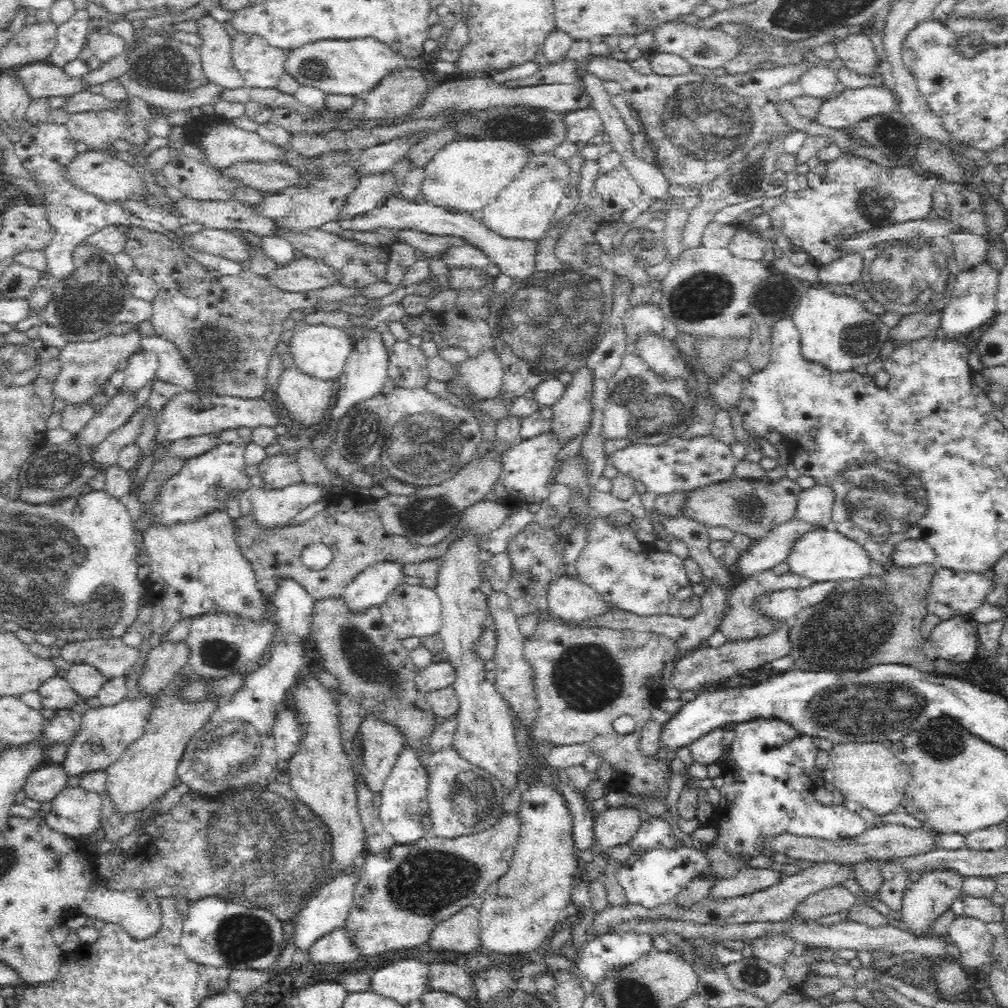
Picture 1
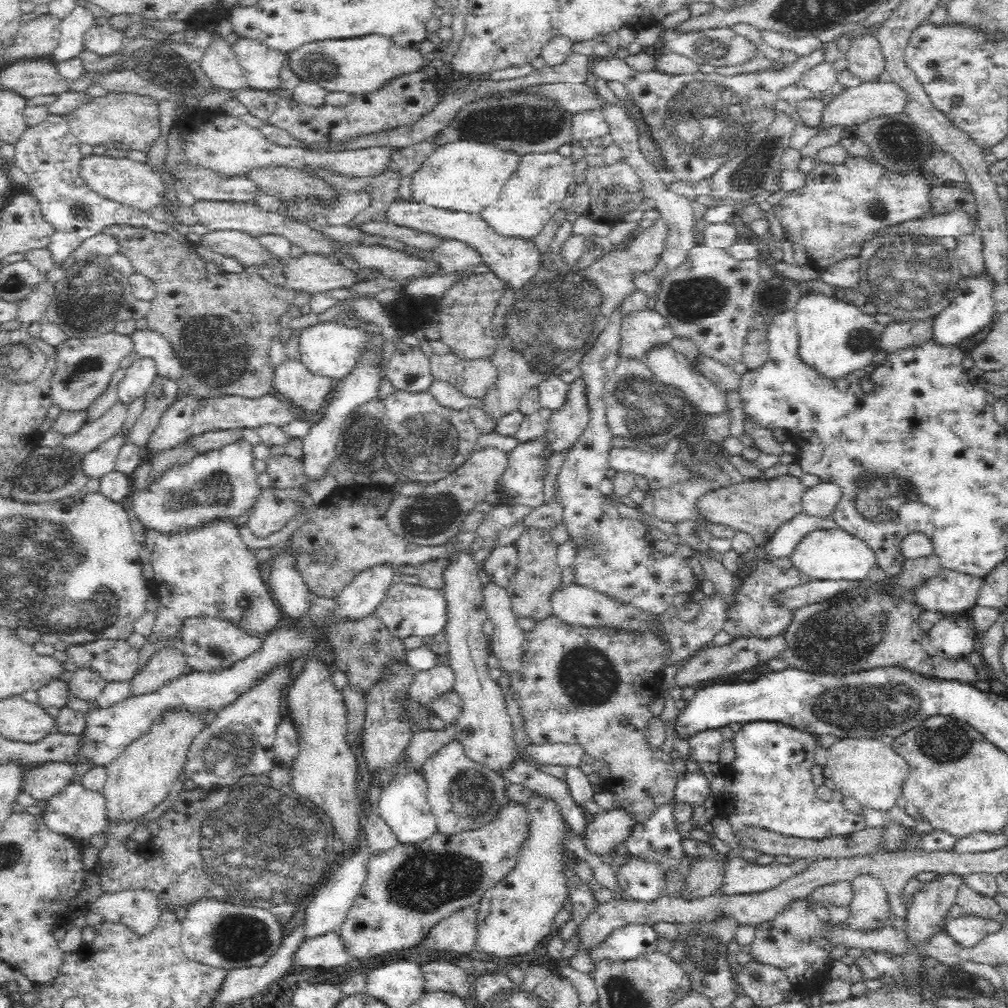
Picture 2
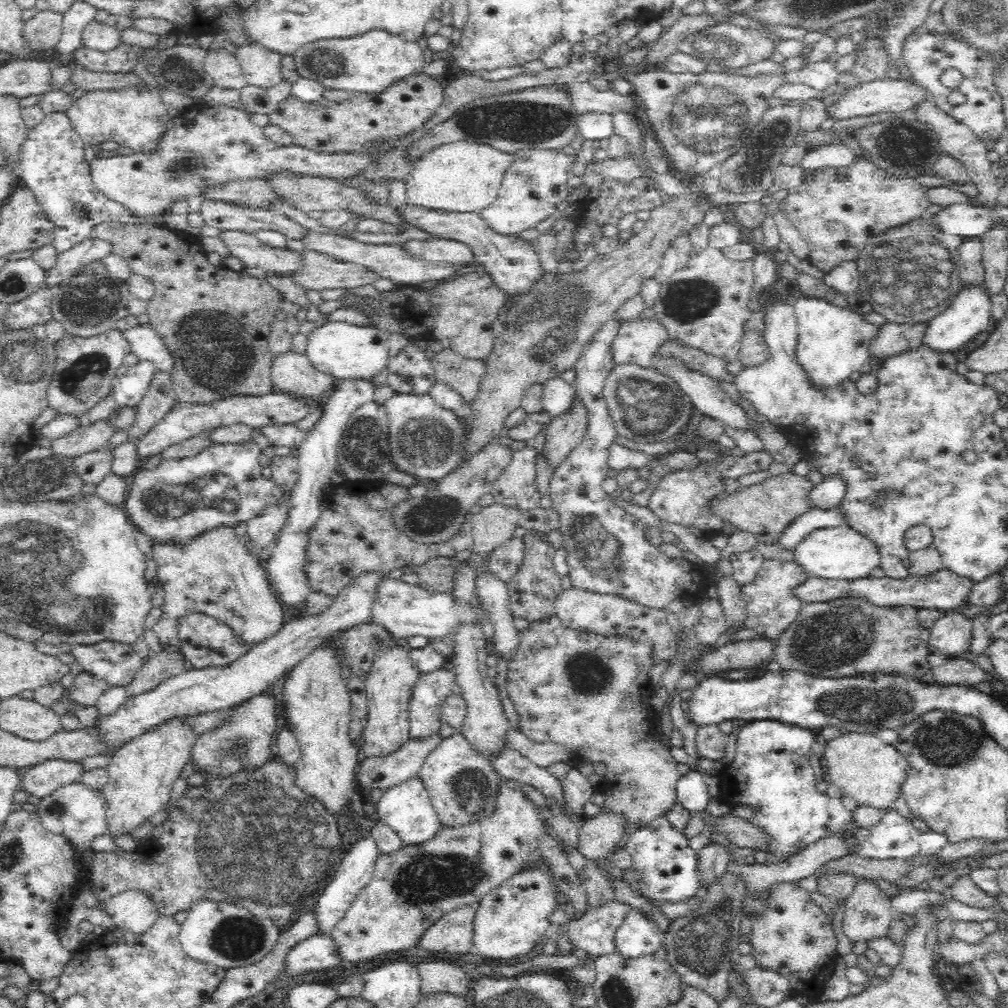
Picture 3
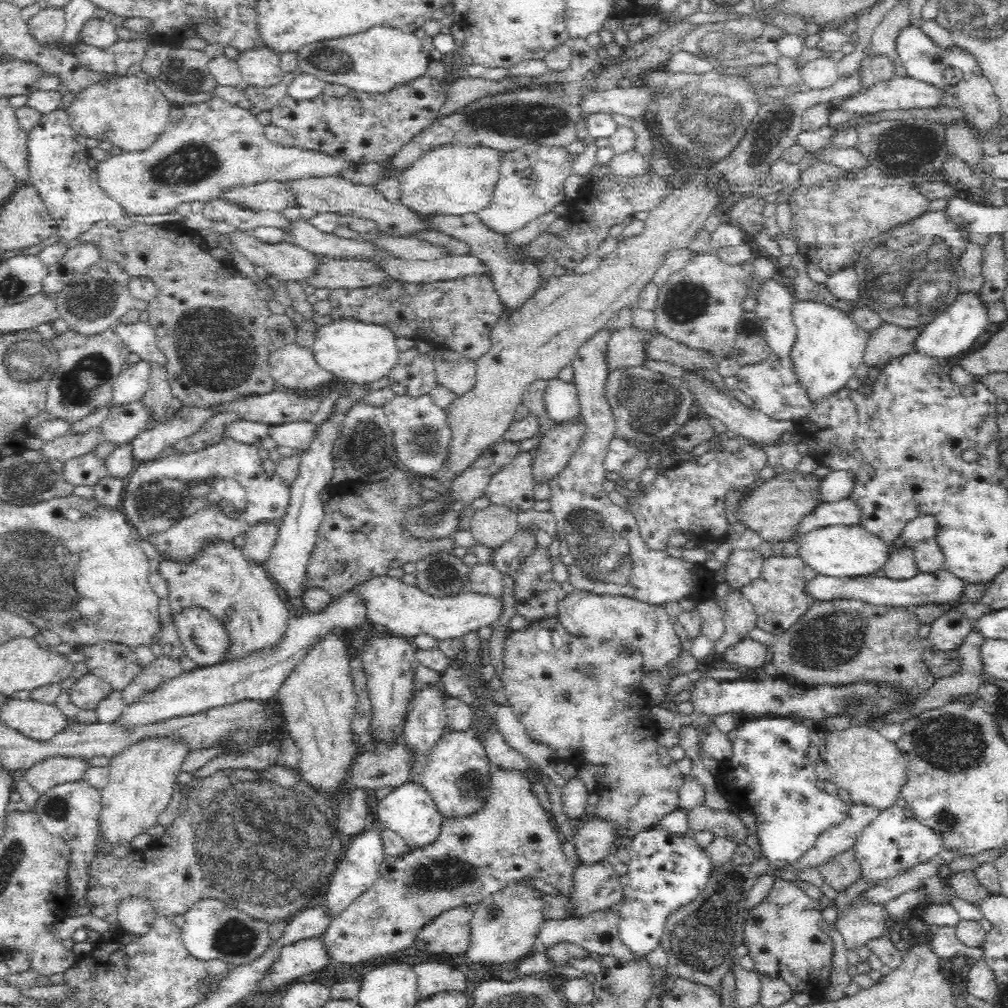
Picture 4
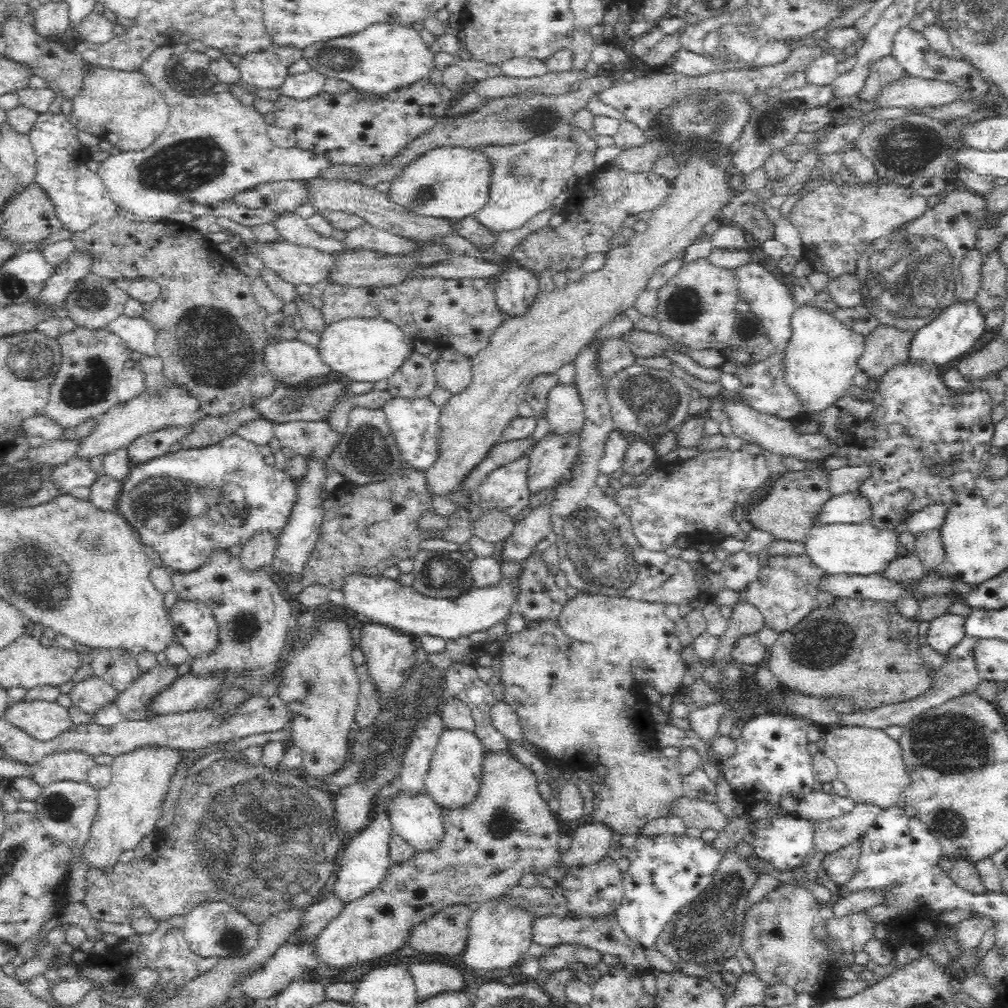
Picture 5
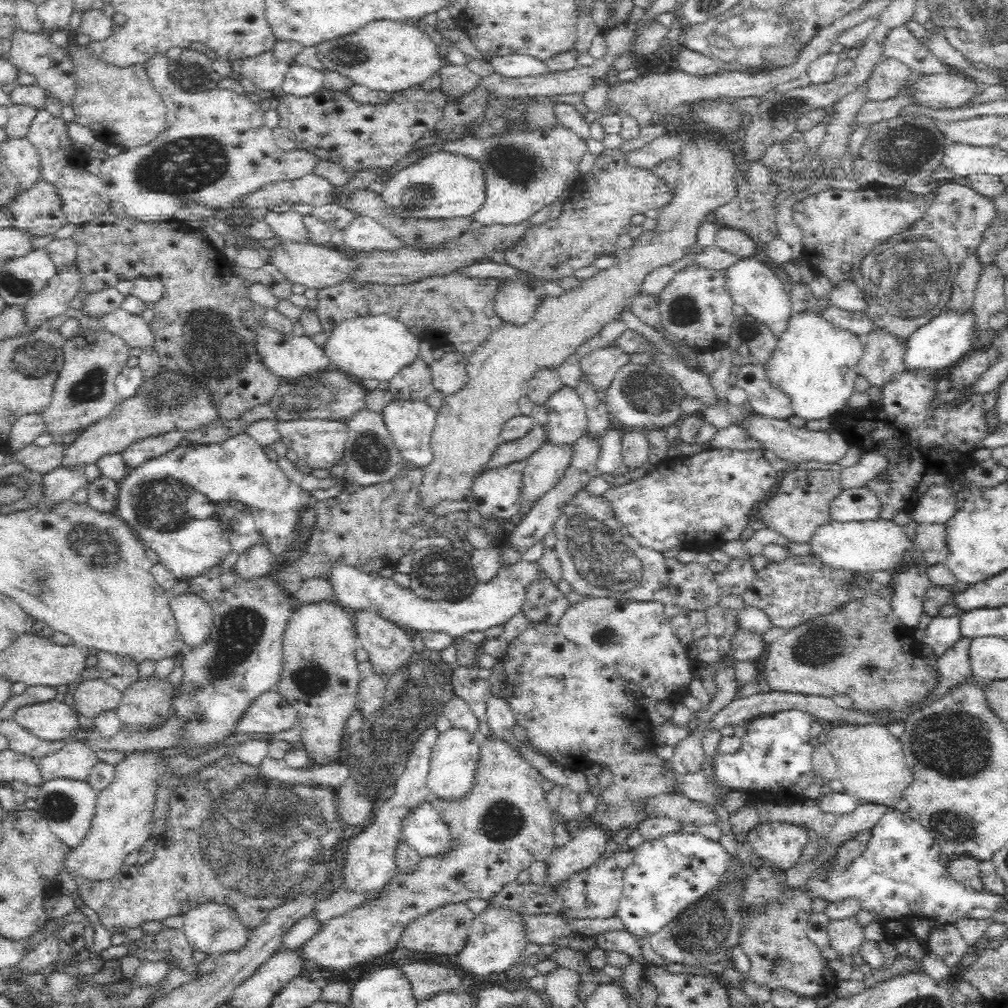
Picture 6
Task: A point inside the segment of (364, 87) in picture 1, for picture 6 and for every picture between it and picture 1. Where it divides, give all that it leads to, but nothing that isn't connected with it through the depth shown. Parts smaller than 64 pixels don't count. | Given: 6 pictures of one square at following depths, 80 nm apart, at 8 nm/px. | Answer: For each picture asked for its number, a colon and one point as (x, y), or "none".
2: (356, 65)
3: (370, 63)
4: (383, 57)
5: (381, 58)
6: (390, 55)

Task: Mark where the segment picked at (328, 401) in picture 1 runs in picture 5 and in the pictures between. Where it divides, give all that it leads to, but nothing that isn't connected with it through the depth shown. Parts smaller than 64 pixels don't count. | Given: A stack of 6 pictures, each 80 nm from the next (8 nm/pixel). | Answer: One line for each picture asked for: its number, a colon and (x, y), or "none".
2: (292, 379)
3: (292, 373)
4: (293, 367)
5: (293, 362)

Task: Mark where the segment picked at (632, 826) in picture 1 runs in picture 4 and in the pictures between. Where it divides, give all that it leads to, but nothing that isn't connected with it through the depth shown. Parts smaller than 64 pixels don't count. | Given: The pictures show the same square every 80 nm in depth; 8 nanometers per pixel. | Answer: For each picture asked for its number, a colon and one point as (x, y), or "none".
2: (608, 829)
3: (598, 836)
4: (593, 840)

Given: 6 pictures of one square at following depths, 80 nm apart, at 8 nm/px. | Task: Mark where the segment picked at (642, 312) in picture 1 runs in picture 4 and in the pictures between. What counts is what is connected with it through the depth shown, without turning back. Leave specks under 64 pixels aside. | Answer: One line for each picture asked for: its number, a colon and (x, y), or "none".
2: (639, 335)
3: (635, 343)
4: (624, 349)

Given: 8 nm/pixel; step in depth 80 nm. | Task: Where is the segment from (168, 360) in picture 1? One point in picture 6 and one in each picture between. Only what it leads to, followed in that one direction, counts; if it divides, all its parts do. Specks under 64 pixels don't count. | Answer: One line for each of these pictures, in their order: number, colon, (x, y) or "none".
2: (146, 343)
3: (144, 342)
4: (139, 337)
5: (136, 332)
6: (132, 329)

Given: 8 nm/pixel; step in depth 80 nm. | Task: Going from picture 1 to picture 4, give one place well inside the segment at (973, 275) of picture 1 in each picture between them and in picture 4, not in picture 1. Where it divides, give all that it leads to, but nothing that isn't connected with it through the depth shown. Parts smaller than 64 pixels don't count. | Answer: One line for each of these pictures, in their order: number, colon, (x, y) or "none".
2: (972, 309)
3: (968, 315)
4: (956, 329)

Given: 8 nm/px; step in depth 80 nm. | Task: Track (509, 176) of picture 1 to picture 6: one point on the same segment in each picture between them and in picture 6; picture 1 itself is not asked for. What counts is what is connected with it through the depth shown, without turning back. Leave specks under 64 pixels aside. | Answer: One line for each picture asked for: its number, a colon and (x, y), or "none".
2: (463, 176)
3: (457, 177)
4: (449, 180)
5: (445, 182)
6: (441, 186)

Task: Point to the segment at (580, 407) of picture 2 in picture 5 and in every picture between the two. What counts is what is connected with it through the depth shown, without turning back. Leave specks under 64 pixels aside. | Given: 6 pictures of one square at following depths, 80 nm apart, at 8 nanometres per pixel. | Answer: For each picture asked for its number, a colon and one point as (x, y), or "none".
3: (564, 433)
4: (553, 453)
5: (552, 457)

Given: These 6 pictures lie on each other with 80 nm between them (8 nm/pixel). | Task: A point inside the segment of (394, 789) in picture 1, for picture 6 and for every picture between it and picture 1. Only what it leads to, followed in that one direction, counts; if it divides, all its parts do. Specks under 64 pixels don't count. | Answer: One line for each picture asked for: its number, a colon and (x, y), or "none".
2: (403, 805)
3: (406, 808)
4: (408, 811)
5: (418, 822)
6: (426, 832)

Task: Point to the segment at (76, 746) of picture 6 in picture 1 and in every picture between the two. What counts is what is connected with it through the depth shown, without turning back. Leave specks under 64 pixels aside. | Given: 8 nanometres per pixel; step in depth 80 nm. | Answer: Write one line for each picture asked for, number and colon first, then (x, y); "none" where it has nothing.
1: (43, 785)
2: (43, 781)
3: (42, 779)
4: (53, 770)
5: (74, 764)

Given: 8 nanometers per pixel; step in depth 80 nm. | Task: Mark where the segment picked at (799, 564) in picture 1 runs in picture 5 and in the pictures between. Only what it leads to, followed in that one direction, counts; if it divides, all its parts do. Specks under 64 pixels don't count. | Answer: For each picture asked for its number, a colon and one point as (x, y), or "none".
2: (827, 554)
3: (841, 552)
4: (837, 550)
5: (864, 548)

